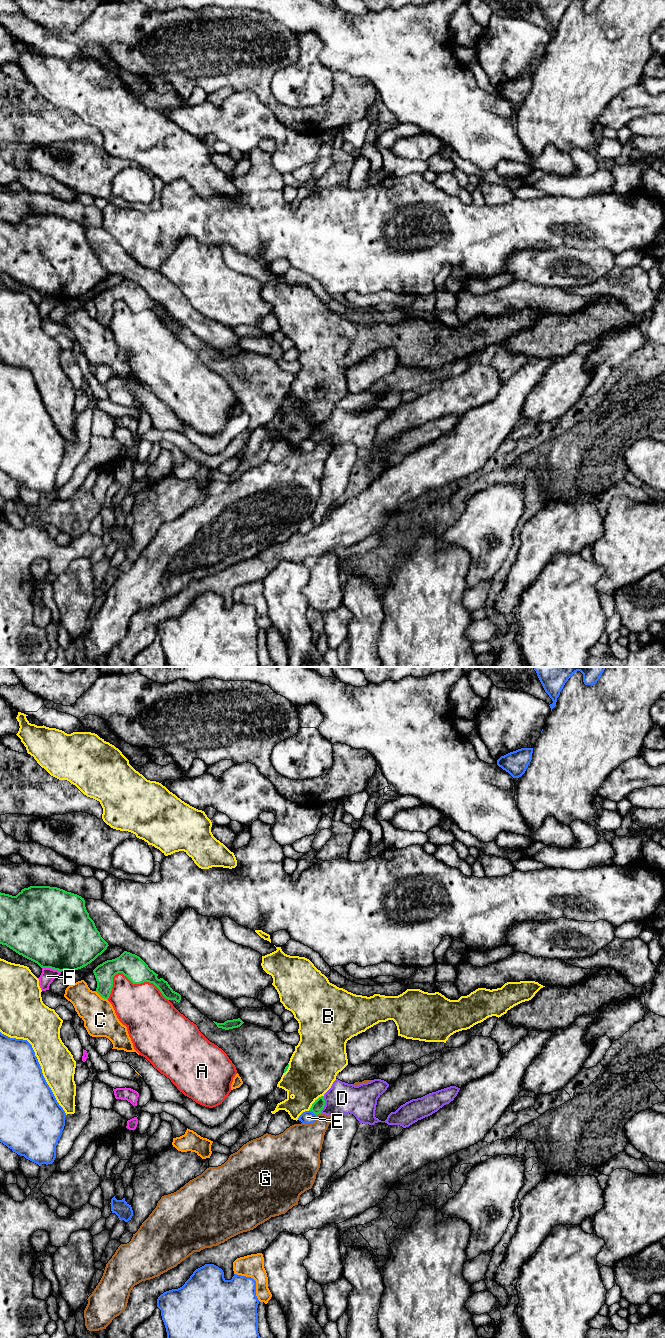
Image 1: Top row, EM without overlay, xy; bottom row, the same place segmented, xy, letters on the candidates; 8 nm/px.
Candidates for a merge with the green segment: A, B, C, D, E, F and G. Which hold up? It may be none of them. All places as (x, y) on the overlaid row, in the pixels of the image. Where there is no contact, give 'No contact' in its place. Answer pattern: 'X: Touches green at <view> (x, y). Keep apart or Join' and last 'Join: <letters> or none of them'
A: Touches green at xy (131, 981). Keep apart
B: Touches green at xy (315, 1101). Keep apart
C: Touches green at xy (101, 996). Keep apart
D: Touches green at xy (324, 1105). Join
E: Touches green at xy (313, 1112). Keep apart
F: Touches green at xy (52, 968). Keep apart
G: Touches green at xy (318, 1113). Keep apart
Join: D

